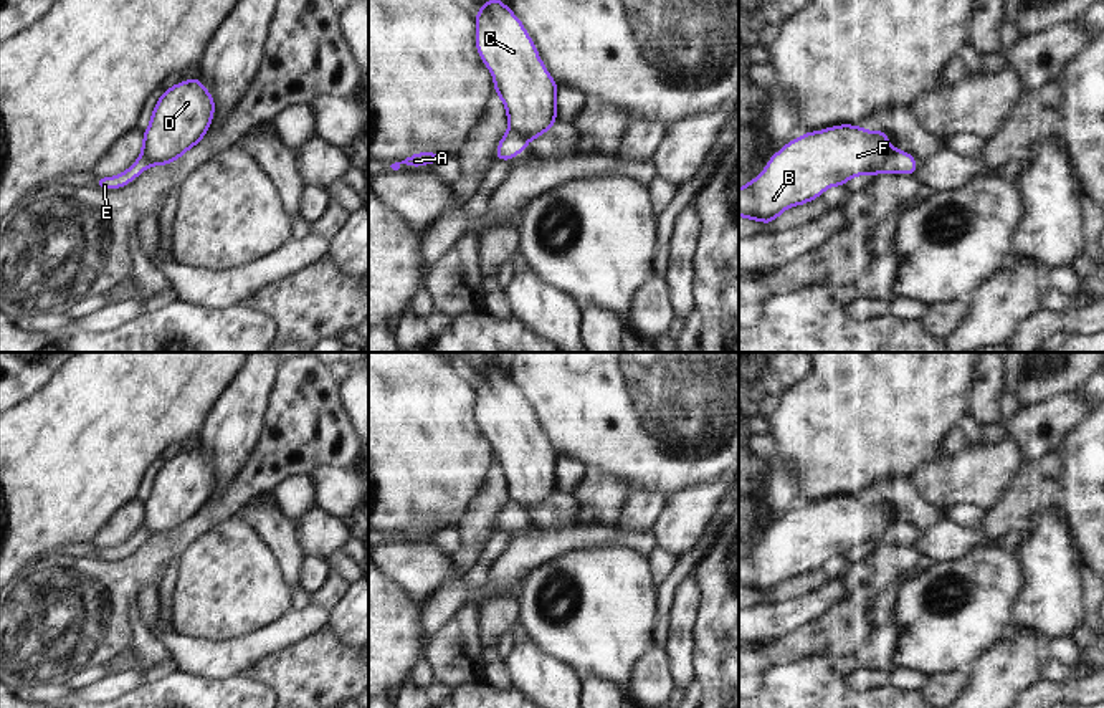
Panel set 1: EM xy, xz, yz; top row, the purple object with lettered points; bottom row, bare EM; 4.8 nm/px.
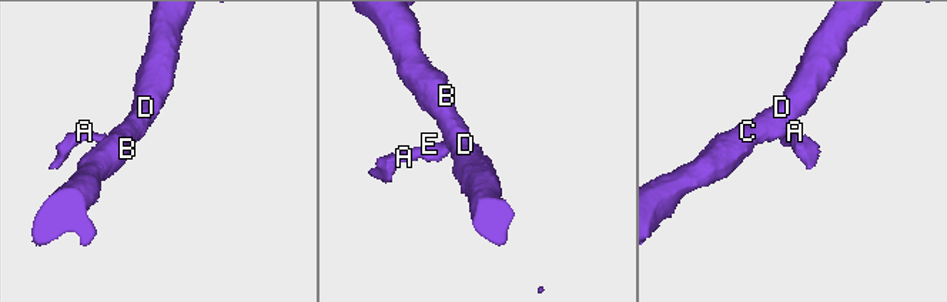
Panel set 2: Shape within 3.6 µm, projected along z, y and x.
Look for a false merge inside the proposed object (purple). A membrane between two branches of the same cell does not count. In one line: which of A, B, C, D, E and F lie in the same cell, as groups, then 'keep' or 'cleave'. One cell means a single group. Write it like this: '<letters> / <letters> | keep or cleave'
A E / B C D F | cleave

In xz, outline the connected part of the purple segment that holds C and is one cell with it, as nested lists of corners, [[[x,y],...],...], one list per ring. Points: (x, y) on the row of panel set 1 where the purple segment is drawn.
[[[488,0],[474,20],[474,43],[504,103],[507,127],[526,142],[539,139],[557,122],[559,84],[511,7]]]

